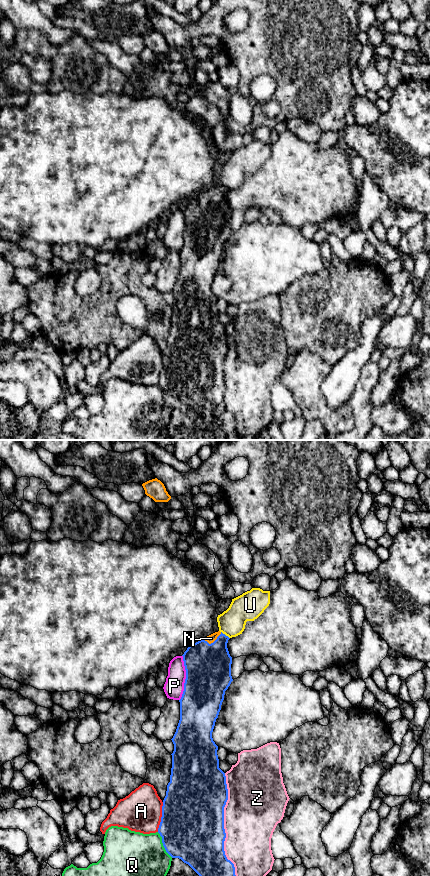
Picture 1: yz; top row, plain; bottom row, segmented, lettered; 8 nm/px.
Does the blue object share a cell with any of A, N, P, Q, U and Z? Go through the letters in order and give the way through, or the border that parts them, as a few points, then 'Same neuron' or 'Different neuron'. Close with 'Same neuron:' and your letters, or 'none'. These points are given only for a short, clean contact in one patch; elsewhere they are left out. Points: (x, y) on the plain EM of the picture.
A: Different neuron
N: Path across: yz (208, 218), (213, 194), (211, 190). Same neuron
P: Different neuron
Q: Different neuron
U: Boundary: yz (221, 183), (229, 190). Different neuron
Z: Different neuron
Same neuron: N

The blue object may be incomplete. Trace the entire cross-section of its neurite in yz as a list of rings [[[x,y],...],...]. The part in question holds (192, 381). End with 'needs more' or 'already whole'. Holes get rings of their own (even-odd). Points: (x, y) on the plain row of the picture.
[[[218,183],[191,196],[184,204],[183,213],[186,222],[184,243],[180,254],[180,272],[171,291],[174,296],[170,334],[163,352],[162,369],[158,385],[166,404],[172,410],[179,410],[188,416],[203,433],[204,440],[239,440],[234,416],[227,411],[224,403],[226,385],[224,381],[224,359],[228,352],[225,325],[219,320],[218,298],[212,290],[212,284],[221,262],[225,243],[233,233],[231,228],[232,209],[227,195],[230,190]]] | needs more

